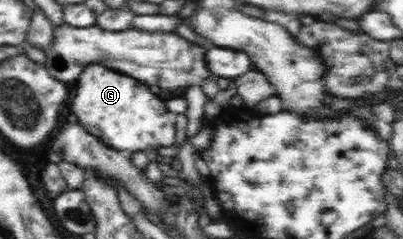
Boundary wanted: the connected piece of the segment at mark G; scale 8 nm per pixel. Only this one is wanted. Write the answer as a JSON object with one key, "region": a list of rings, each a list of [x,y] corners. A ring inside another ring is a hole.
{"region":[[[90,64],[85,67],[82,75],[78,77],[77,89],[71,99],[71,109],[75,111],[75,117],[79,115],[80,124],[95,137],[98,137],[105,145],[119,151],[149,151],[149,149],[169,146],[175,143],[175,118],[168,111],[167,104],[159,95],[153,95],[149,86],[141,84],[138,80],[124,74],[112,71],[103,64]]]}

